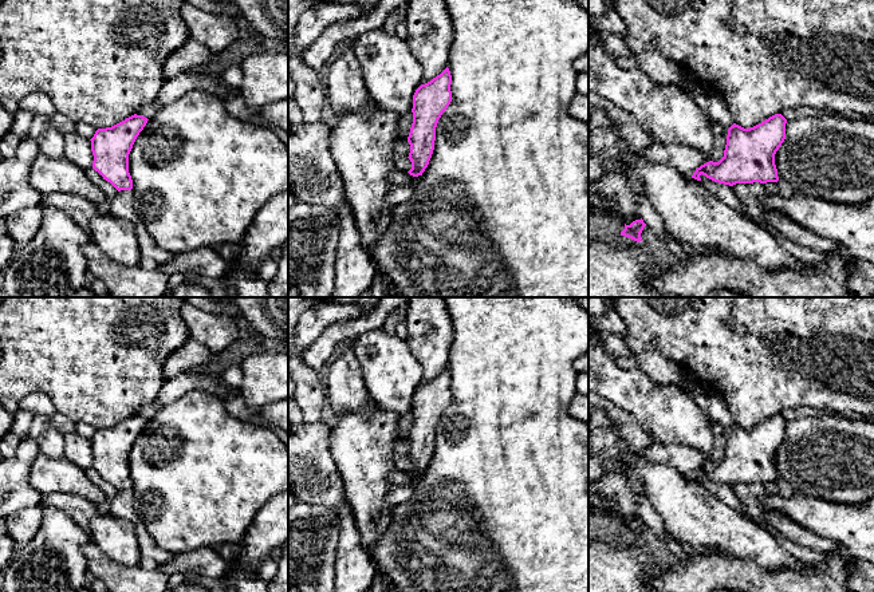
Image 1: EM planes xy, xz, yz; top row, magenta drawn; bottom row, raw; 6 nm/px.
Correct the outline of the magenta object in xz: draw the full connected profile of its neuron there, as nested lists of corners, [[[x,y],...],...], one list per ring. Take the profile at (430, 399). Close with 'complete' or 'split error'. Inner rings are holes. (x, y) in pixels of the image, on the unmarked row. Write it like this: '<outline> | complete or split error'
[[[446,367],[430,382],[421,384],[413,395],[413,423],[408,437],[413,477],[422,475],[434,450],[436,427],[452,402],[452,375]]] | complete

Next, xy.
[[[134,414],[111,427],[98,429],[90,439],[94,455],[92,469],[118,492],[133,489],[129,454],[147,421],[147,418]]] | complete

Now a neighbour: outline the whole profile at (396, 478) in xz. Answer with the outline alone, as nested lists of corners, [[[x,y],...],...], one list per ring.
[[[398,467],[391,470],[387,481],[391,486],[416,485],[422,479],[422,475],[413,477],[409,473],[401,471]]]

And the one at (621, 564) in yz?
[[[618,534],[615,538],[588,538],[588,592],[658,592],[649,588],[649,581],[660,572],[654,556],[643,541],[634,541]]]

